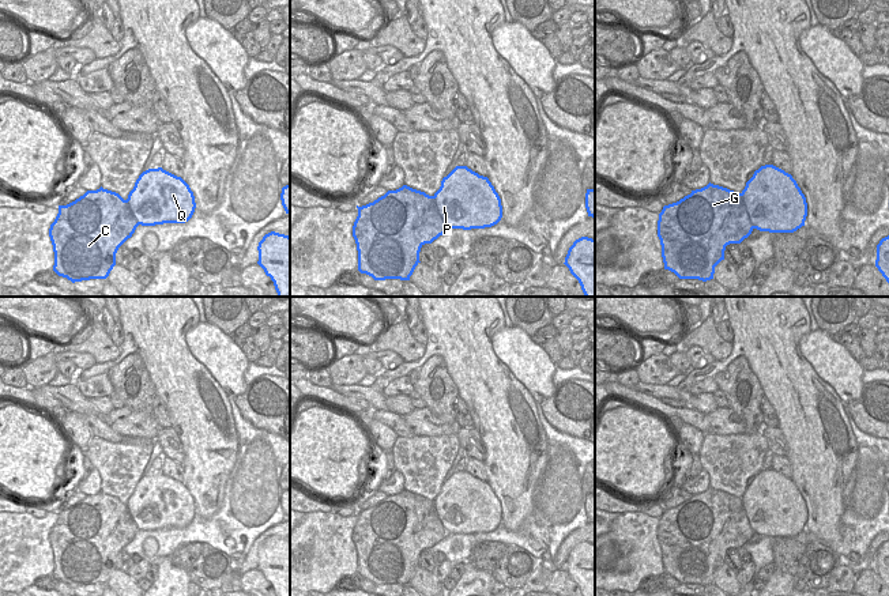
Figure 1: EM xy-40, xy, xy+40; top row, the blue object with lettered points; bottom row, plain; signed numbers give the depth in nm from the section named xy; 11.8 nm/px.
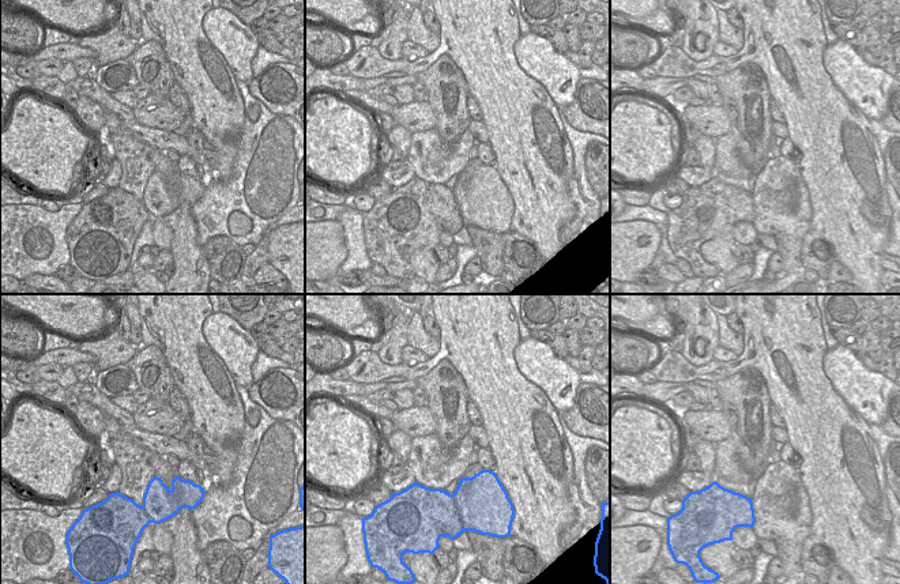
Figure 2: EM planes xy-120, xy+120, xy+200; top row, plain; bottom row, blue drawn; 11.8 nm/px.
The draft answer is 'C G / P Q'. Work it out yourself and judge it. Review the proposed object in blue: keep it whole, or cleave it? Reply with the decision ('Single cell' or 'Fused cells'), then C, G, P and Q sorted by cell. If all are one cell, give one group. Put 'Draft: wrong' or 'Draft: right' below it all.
Fused cells. Groups: C G / P Q.
Draft: right

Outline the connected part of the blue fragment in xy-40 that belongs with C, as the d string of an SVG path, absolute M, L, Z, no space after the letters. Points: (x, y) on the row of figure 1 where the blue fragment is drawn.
M102 186L59 205L49 229L53 271L72 283L106 279L116 265L118 248L138 226L127 200Z

